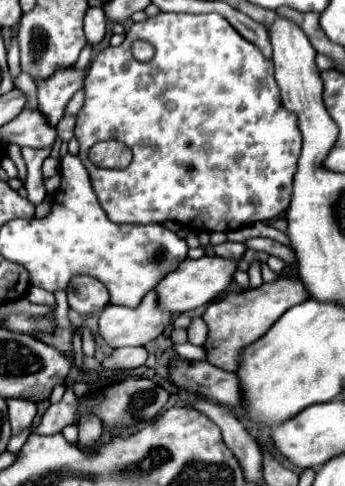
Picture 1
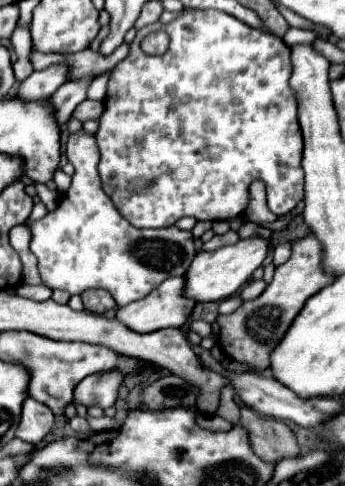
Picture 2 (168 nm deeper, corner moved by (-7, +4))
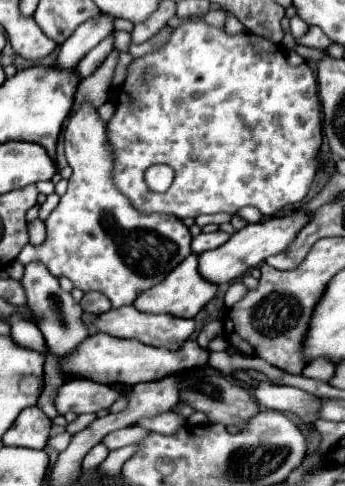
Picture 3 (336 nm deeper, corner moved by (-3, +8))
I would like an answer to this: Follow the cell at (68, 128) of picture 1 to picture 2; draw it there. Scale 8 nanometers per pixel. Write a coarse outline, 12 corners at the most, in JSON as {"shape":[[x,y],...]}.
{"shape":[[84,100],[74,116],[86,122],[104,112],[102,100]]}

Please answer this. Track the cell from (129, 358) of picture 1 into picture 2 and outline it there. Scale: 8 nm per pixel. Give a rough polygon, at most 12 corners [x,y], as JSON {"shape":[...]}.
{"shape":[[120,372],[92,374],[76,386],[84,408],[114,406]]}

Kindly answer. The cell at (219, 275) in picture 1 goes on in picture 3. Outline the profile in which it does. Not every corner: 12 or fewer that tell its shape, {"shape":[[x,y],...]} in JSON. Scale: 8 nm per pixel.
{"shape":[[306,212],[244,226],[198,256],[216,286],[292,244]]}

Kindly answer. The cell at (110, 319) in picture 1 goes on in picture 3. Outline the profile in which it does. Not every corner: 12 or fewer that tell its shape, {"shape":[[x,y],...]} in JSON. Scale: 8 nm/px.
{"shape":[[190,254],[134,300],[138,312],[194,318],[216,286]]}

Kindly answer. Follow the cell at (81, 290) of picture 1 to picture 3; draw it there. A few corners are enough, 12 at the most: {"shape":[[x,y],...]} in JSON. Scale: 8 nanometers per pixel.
{"shape":[[86,292],[80,300],[84,312],[100,314],[111,309],[100,292]]}

